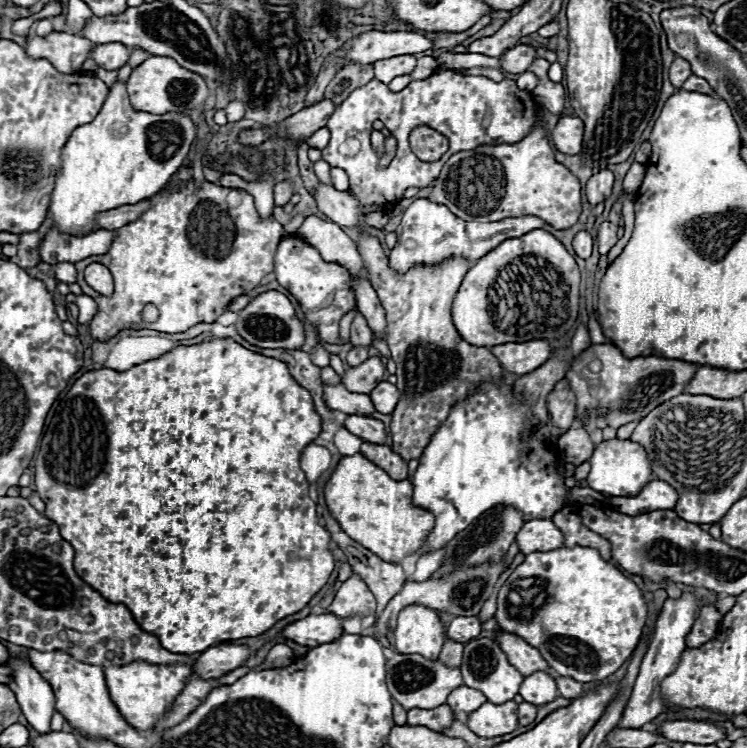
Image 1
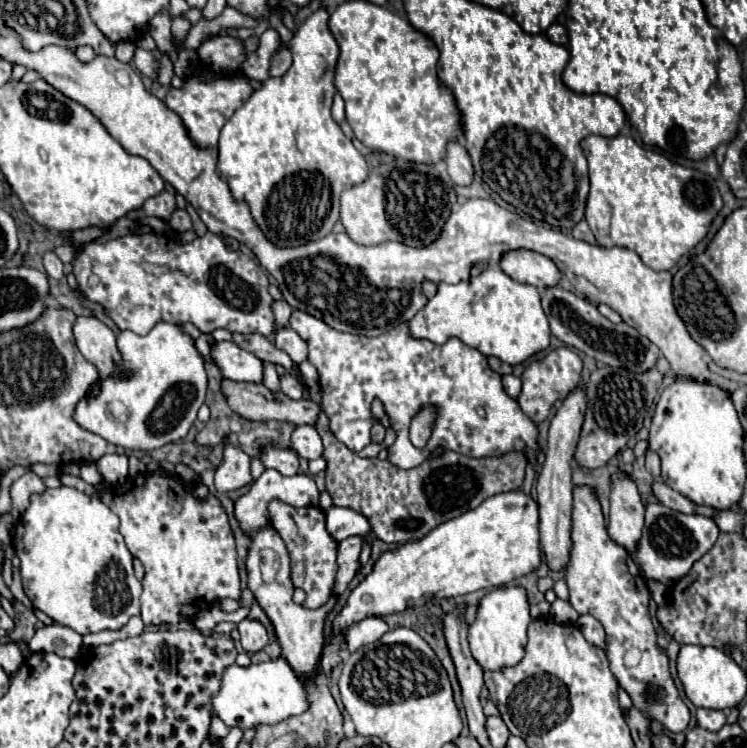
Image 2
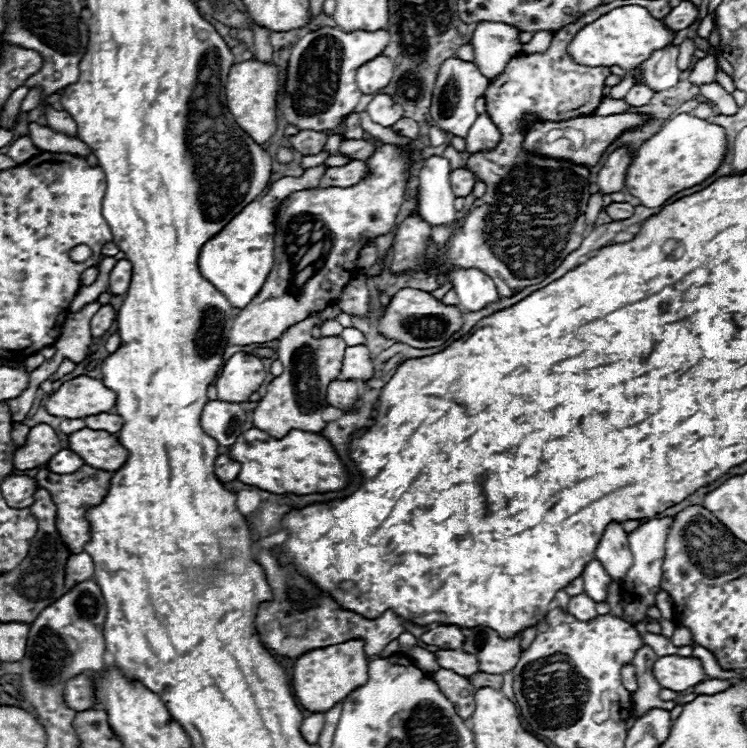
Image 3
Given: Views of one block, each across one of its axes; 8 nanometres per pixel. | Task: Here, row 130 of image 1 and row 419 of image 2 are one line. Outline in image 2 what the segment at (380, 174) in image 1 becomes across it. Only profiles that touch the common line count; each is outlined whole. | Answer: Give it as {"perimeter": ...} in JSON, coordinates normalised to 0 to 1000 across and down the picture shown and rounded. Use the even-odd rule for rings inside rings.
{"perimeter":[[[402,414],[391,417],[388,439],[412,460],[412,484],[428,500],[431,548],[442,559],[444,580],[469,602],[485,602],[498,591],[495,540],[506,529],[522,556],[522,570],[530,575],[530,591],[519,599],[519,618],[533,626],[546,628],[565,620],[578,599],[586,596],[632,612],[672,610],[675,604],[691,602],[701,604],[718,620],[718,567],[677,527],[669,500],[653,492],[651,476],[618,455],[605,449],[594,460],[581,460],[565,452],[546,452],[546,430],[511,449],[493,452],[442,439],[434,428]],[[570,540],[586,545],[586,561],[573,594],[554,599],[546,586],[546,570],[552,556]]]}

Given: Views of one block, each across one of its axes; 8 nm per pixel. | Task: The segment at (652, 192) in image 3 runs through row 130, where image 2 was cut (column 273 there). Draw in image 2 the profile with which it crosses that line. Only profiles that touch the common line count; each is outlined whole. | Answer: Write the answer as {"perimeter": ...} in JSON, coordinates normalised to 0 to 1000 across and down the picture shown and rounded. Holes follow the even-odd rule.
{"perimeter":[[[372,877],[367,882],[359,885],[345,885],[345,888],[335,888],[335,890],[319,890],[311,888],[300,896],[297,909],[295,909],[295,922],[284,930],[284,957],[292,957],[303,971],[319,971],[324,976],[332,973],[343,973],[351,968],[369,968],[378,965],[380,960],[388,960],[394,955],[404,955],[412,949],[412,917],[407,914],[407,909],[388,893],[388,888]]]}

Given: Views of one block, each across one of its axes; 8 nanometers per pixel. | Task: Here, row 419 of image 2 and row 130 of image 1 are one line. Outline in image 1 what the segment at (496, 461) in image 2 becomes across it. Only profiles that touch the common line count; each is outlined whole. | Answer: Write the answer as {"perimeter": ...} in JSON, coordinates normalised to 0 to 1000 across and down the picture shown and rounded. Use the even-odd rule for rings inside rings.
{"perimeter":[[[428,171],[423,179],[418,179],[412,184],[412,195],[426,198],[426,201],[431,201],[436,193],[439,193],[439,174],[434,174],[434,171]]]}

